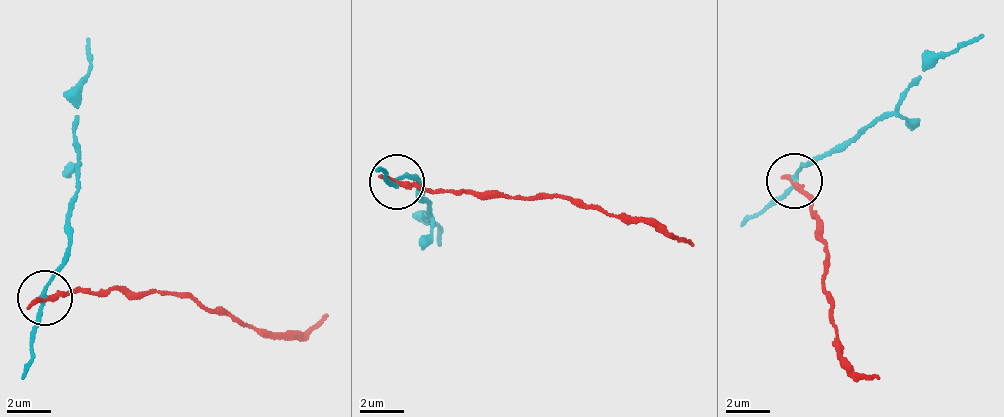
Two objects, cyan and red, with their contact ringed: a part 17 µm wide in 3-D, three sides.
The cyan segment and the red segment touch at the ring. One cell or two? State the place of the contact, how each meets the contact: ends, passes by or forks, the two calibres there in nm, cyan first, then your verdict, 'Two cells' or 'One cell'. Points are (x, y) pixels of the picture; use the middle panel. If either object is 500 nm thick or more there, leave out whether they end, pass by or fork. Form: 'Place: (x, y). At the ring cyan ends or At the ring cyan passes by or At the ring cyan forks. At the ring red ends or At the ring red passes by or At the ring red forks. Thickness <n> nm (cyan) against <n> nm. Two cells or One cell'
Place: (397, 182). At the ring cyan passes by. At the ring red ends. Thickness 170 nm (cyan) against 280 nm. Two cells

